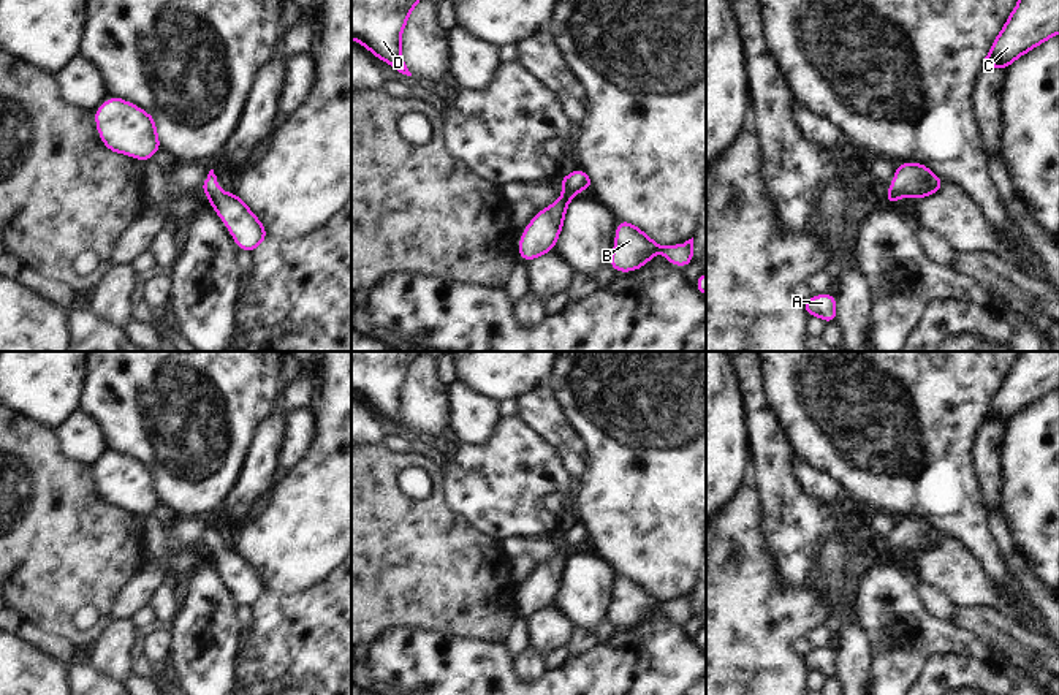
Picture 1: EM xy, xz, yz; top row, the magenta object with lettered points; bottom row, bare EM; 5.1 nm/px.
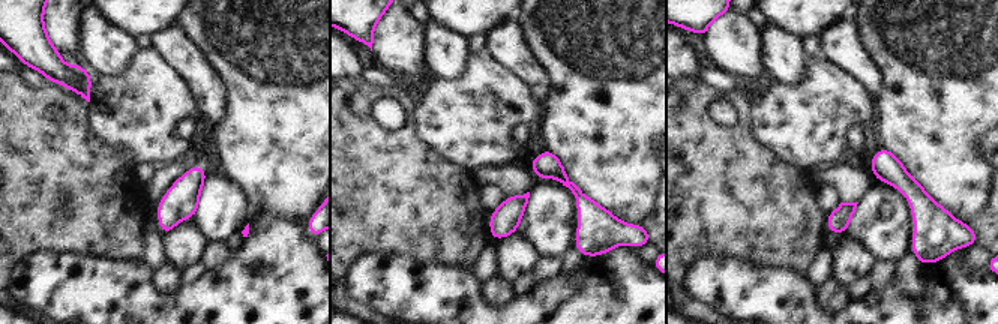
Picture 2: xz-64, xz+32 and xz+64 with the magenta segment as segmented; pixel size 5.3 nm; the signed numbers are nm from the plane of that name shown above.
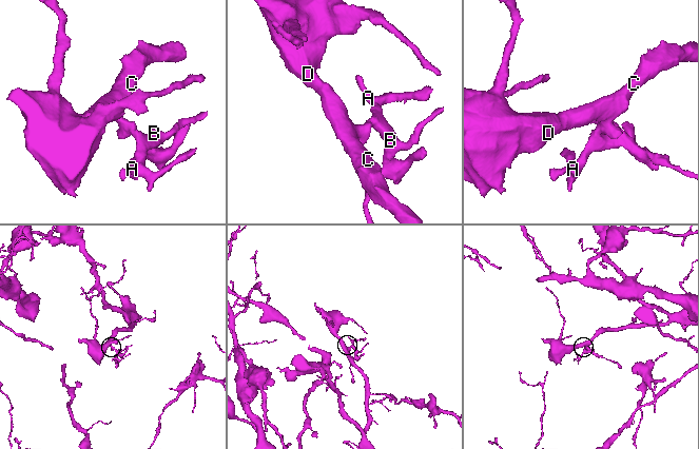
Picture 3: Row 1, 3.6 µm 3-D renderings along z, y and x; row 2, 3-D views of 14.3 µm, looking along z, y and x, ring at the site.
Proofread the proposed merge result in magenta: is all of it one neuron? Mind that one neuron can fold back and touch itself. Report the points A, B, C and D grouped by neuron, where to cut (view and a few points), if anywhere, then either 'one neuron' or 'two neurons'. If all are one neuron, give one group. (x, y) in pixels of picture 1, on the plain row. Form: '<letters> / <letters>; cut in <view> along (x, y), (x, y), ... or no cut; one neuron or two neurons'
A B C D; no cut; one neuron

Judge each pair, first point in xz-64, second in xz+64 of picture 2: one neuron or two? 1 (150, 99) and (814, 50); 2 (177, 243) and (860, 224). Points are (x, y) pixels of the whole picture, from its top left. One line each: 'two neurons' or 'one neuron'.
1: two neurons
2: two neurons

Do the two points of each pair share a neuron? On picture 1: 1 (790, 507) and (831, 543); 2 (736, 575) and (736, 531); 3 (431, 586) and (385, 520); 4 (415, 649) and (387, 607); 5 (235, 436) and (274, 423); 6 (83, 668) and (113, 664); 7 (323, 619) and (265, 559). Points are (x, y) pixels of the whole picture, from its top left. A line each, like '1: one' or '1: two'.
1: two
2: one
3: one
4: two
5: two
6: two
7: two

